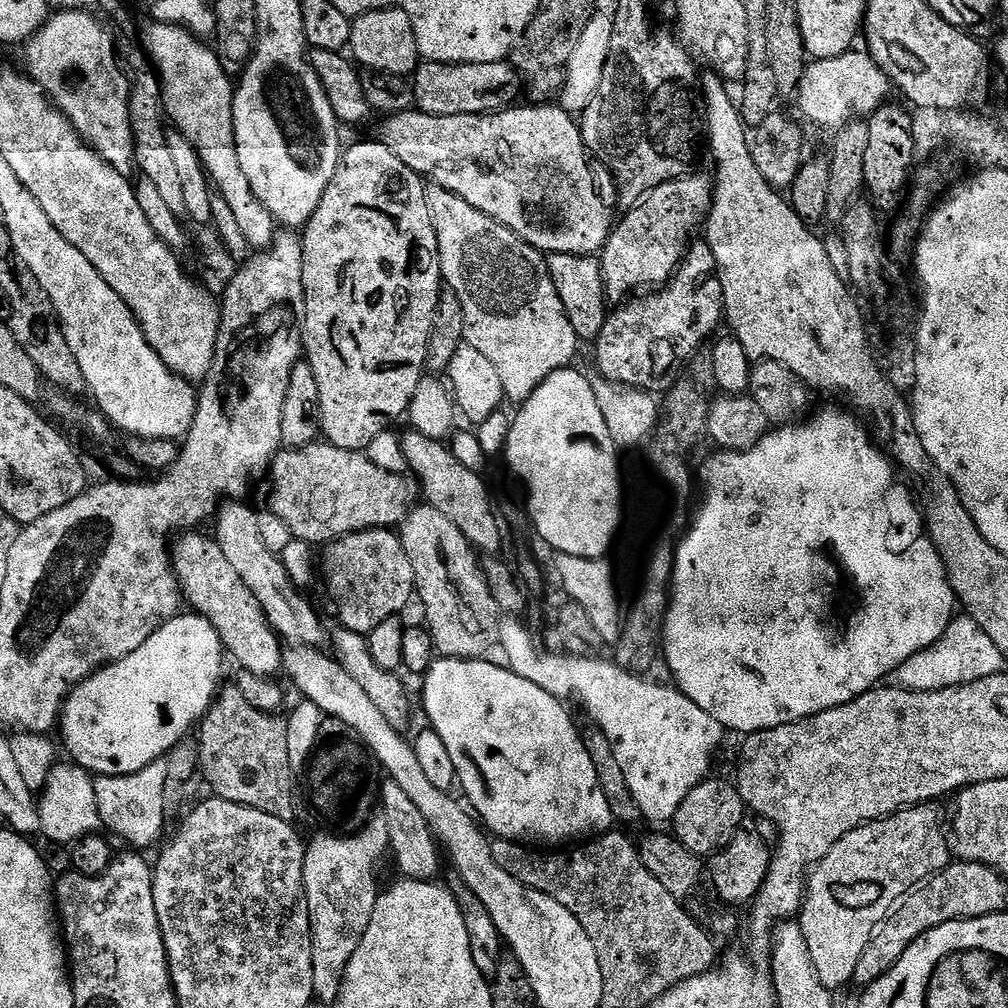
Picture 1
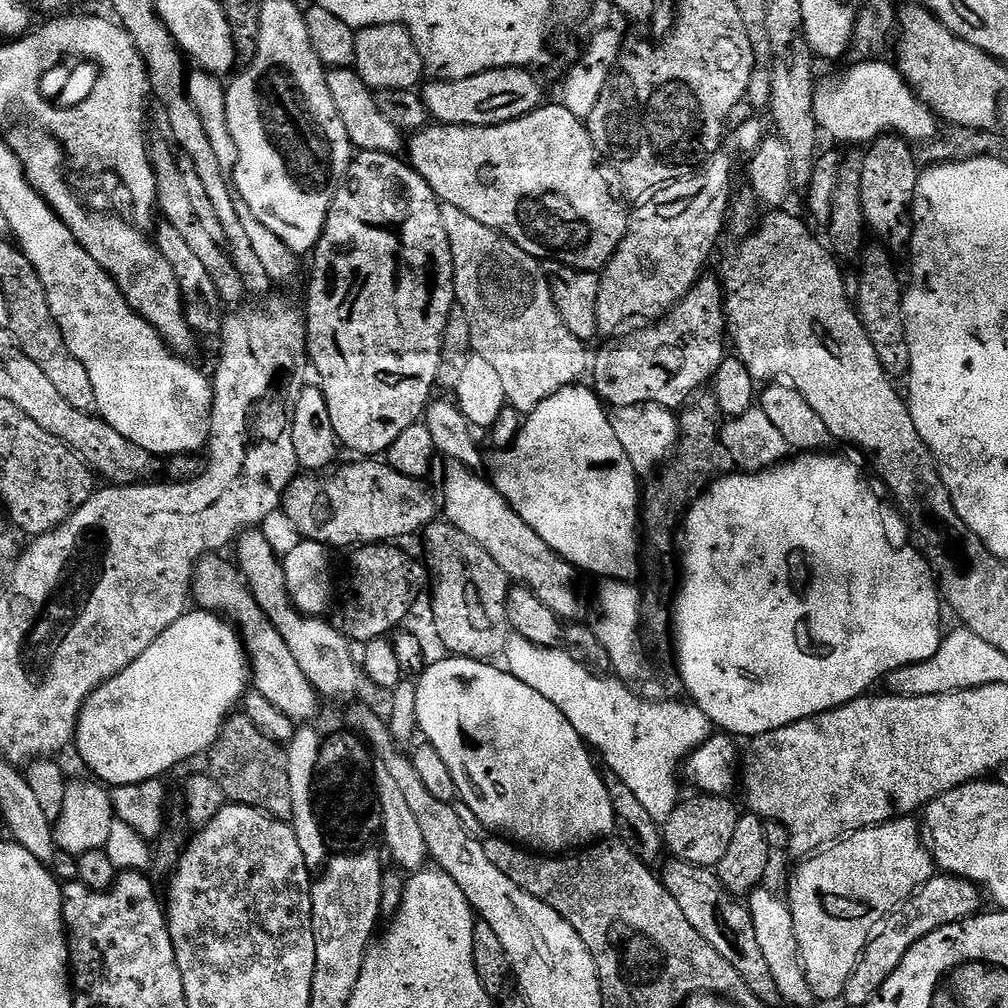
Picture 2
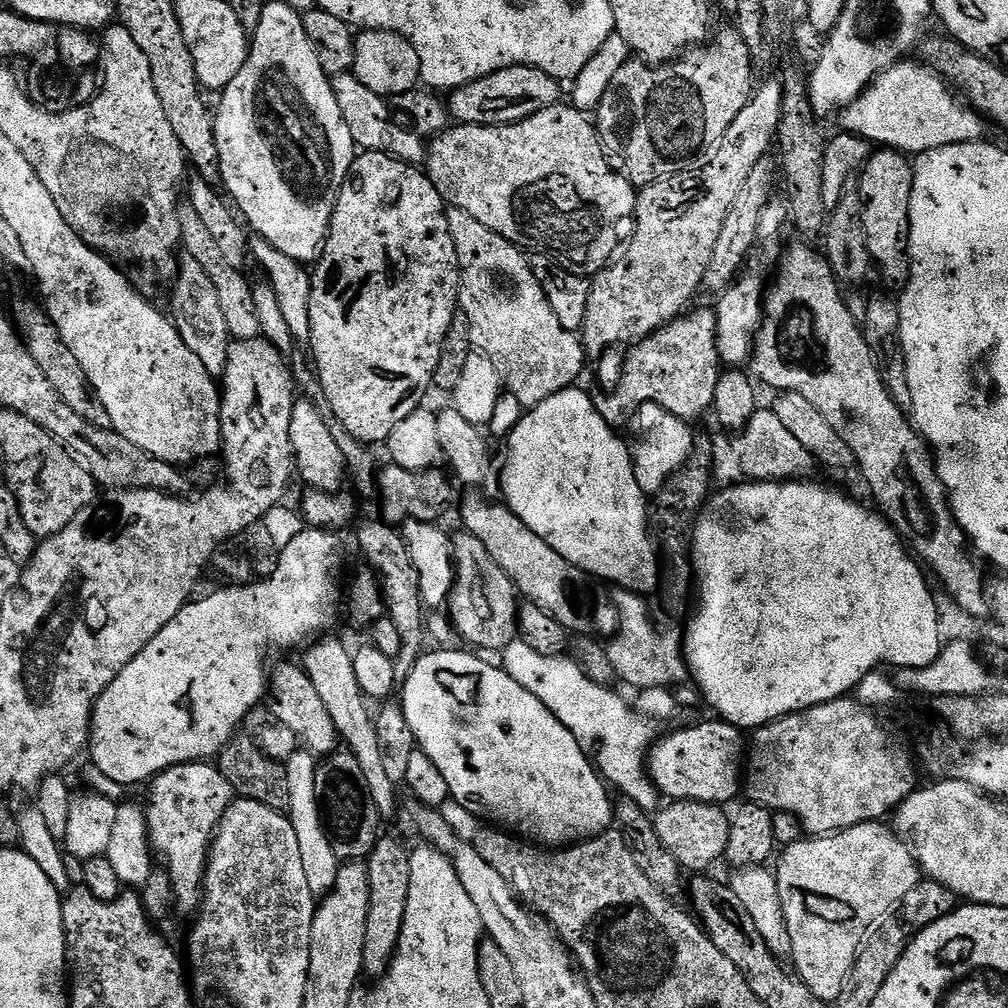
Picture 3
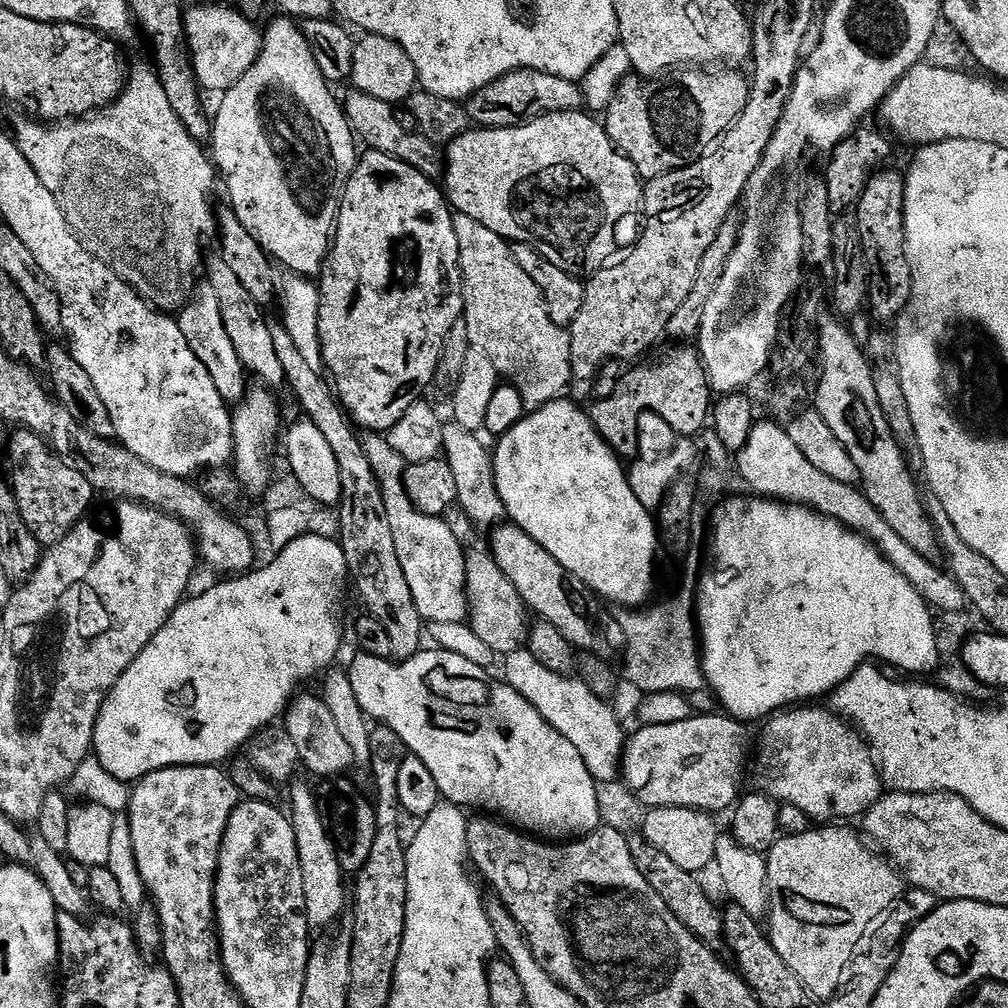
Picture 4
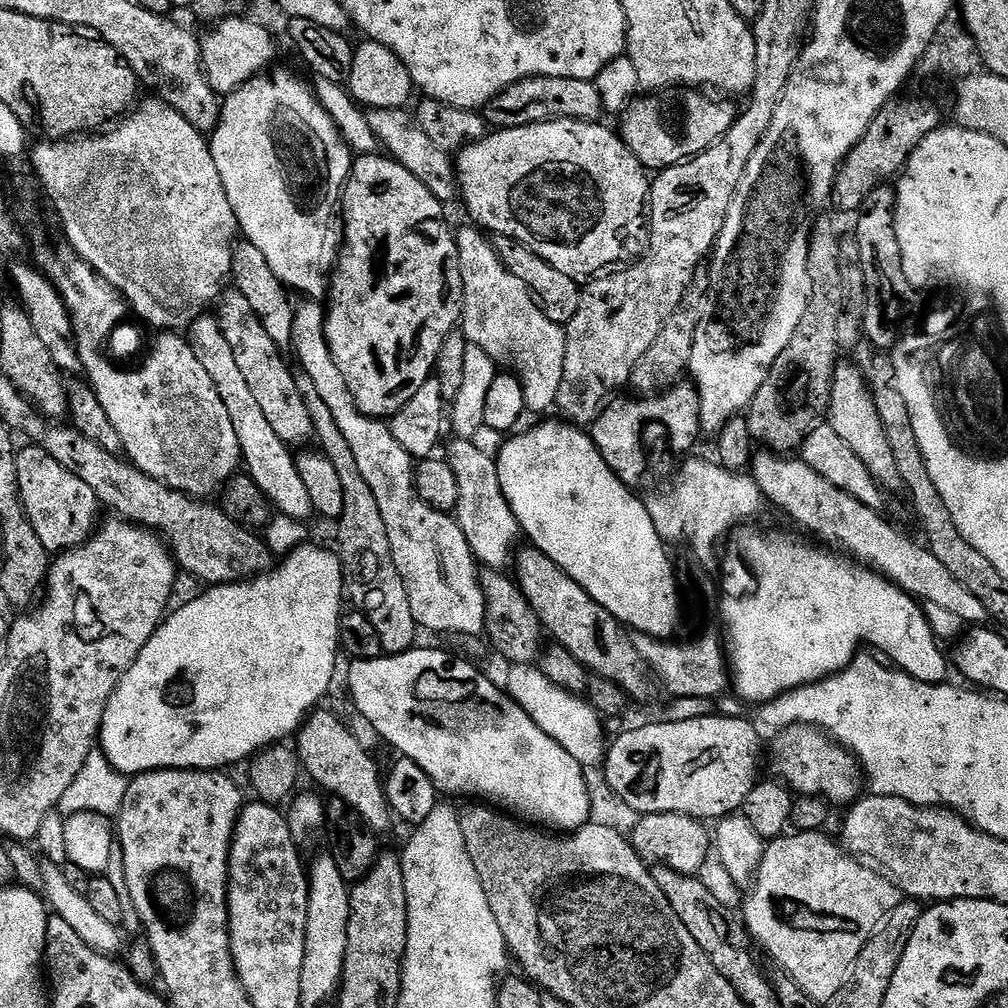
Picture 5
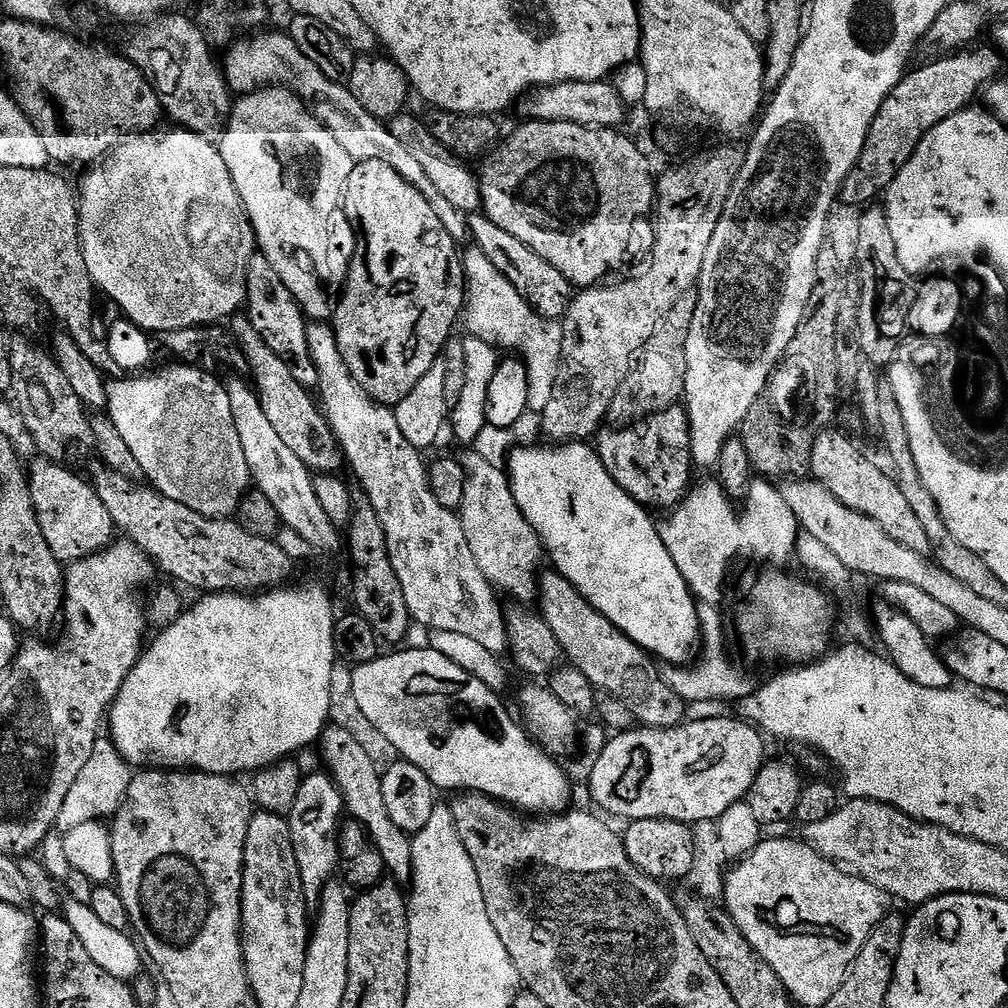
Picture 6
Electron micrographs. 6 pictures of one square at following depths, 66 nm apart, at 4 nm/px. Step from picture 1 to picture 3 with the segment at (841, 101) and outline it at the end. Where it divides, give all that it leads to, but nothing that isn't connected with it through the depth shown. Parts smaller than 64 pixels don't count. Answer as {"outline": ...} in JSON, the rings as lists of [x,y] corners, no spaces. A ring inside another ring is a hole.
{"outline":[[[920,62],[908,63],[895,64],[880,73],[853,104],[839,113],[838,119],[844,123],[843,131],[853,132],[873,145],[895,148],[905,154],[983,141],[986,136],[984,117],[966,106],[940,73]]]}

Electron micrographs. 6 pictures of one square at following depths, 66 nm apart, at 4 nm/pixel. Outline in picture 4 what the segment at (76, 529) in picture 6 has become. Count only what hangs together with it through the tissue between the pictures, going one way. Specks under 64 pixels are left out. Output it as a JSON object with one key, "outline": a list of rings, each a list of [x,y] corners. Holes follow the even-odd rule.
{"outline":[[[31,430],[13,432],[16,433],[8,444],[8,452],[14,459],[20,460],[20,469],[10,476],[18,510],[40,545],[51,546],[62,542],[62,538],[66,538],[66,534],[70,534],[77,522],[87,516],[93,507],[94,490],[76,468],[53,452],[51,444],[44,437]]]}

